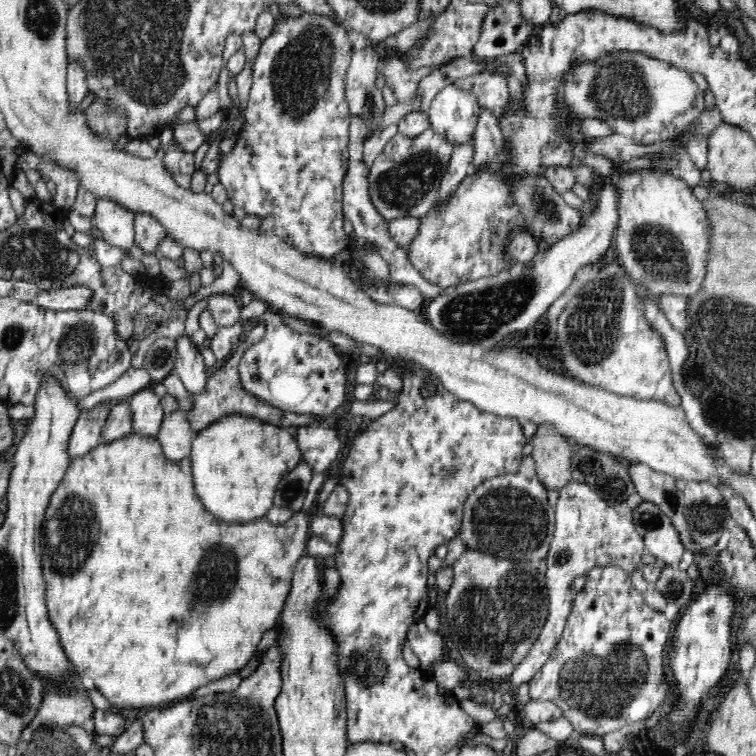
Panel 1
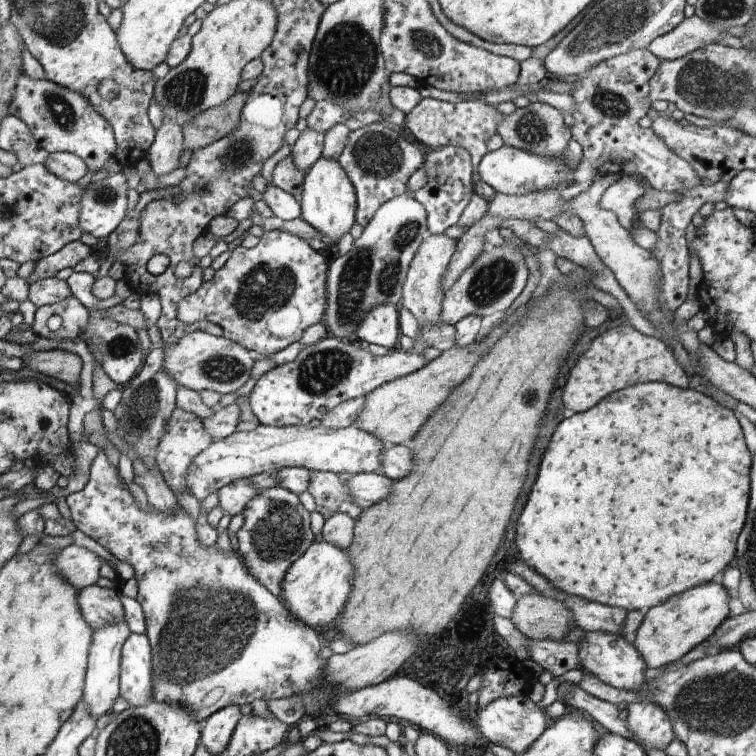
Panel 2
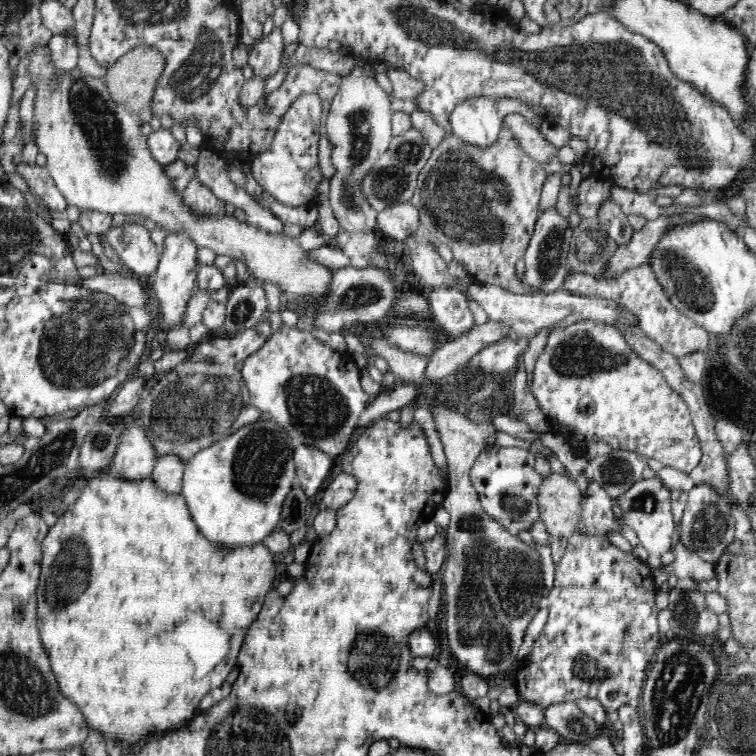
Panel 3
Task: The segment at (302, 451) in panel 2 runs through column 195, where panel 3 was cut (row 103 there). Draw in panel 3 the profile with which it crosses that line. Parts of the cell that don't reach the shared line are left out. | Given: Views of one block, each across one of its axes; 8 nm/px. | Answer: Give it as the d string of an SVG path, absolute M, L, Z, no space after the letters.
M466 98L452 110L450 125L453 134L464 143L486 149L499 140L503 118L491 98Z

